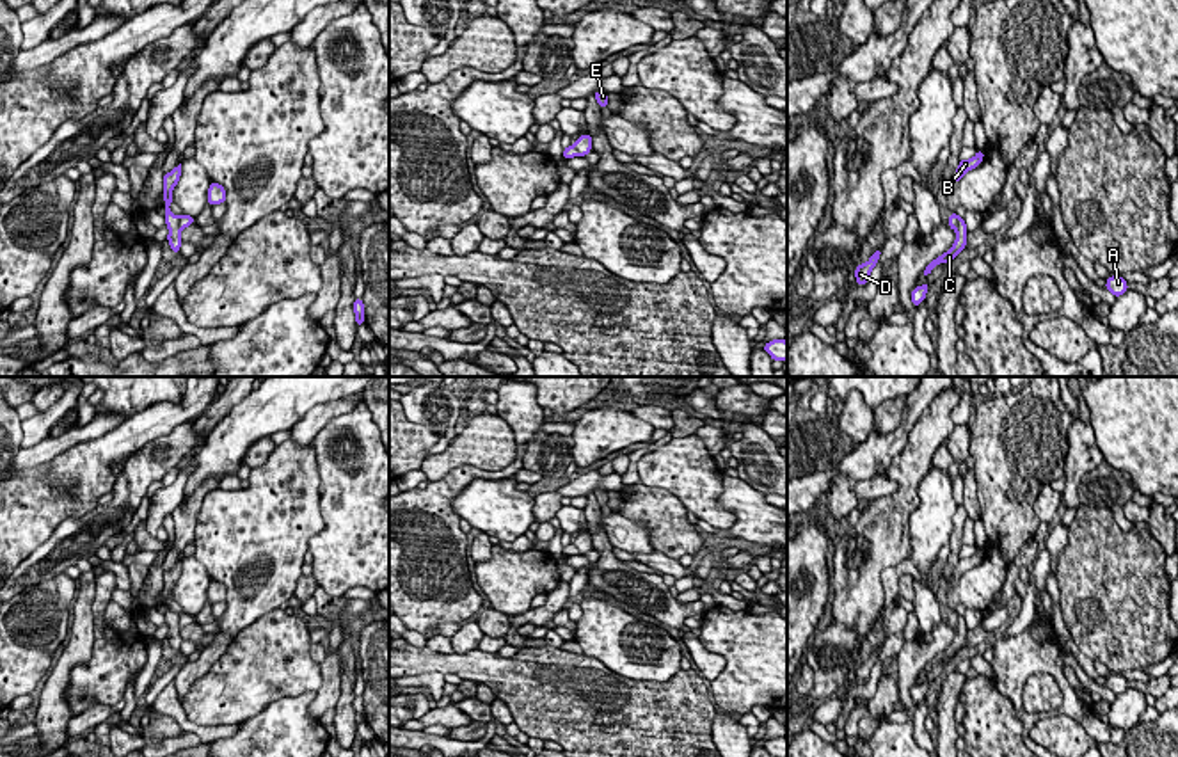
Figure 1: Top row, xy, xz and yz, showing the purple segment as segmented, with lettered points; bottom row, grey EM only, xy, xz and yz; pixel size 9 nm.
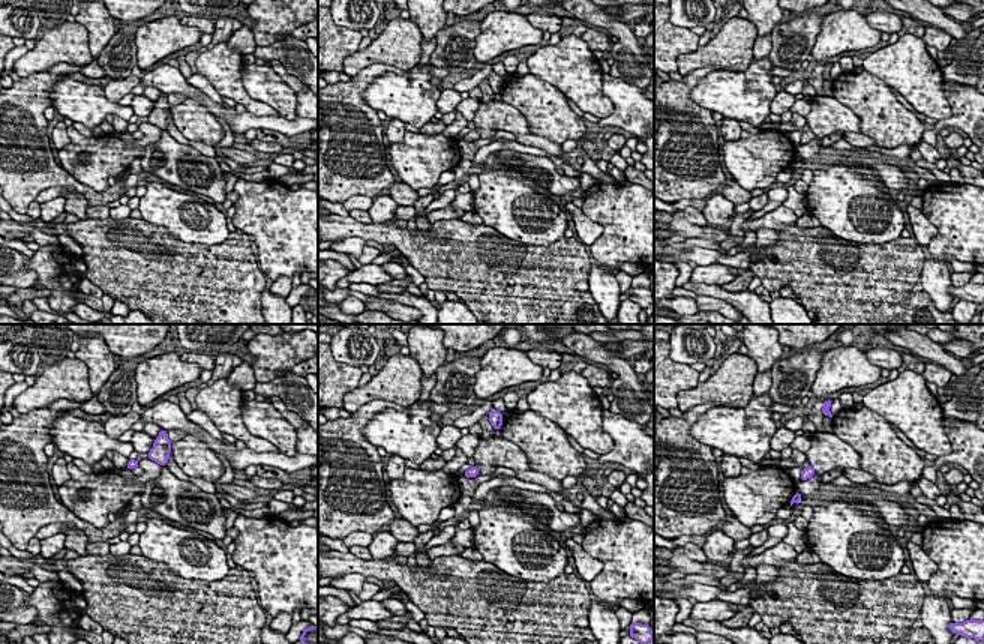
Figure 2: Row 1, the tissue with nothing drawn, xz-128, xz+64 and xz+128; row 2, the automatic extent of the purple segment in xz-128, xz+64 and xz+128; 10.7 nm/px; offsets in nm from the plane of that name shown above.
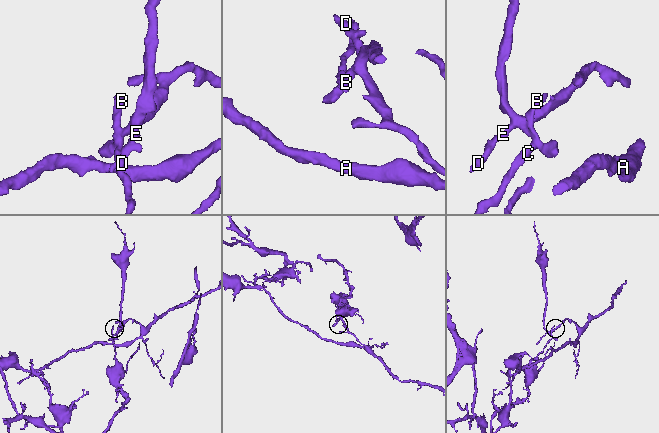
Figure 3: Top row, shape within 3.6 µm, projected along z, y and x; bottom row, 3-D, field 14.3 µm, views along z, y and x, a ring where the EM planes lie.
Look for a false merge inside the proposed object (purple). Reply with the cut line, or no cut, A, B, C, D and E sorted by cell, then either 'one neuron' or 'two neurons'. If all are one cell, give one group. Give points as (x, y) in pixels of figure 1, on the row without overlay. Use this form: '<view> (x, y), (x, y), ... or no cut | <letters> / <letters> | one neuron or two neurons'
yz (958, 615), (955, 628) | A D E / B C | two neurons

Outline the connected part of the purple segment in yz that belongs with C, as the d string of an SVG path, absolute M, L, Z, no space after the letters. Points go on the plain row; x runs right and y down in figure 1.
M958 615L958 626L956 626L956 638L952 641L952 645L945 650L940 652L936 657L933 657L926 668L922 670L924 675L927 675L931 672L931 668L940 663L940 661L949 661L959 652L963 650L965 643L967 643L967 622L965 617Z

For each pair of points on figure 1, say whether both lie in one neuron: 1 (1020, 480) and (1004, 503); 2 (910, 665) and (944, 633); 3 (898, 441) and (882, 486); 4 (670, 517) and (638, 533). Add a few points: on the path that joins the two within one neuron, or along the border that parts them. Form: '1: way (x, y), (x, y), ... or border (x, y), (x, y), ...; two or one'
1: way (1015, 486), (1006, 498); one
2: way (919, 656), (935, 642); one
3: border (880, 475), (857, 482); two
4: border (619, 512), (638, 521), (656, 549); two

